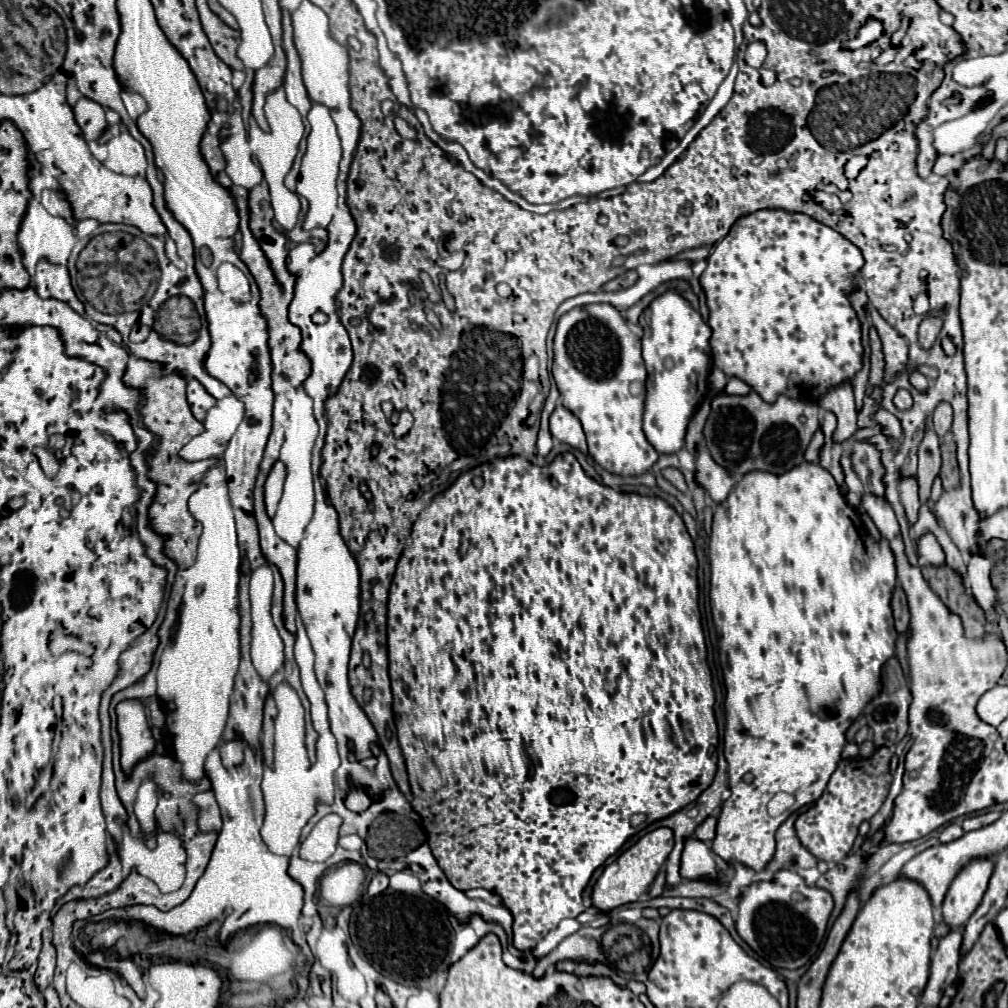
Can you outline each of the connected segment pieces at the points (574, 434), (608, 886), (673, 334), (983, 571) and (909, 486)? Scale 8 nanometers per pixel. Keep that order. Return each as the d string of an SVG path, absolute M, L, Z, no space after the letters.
M560 403L556 405L554 413L550 415L550 433L558 441L568 443L568 445L580 449L582 453L588 453L586 437L584 437L580 421L564 405L560 405Z
M658 827L650 833L646 833L644 837L640 837L632 847L628 847L614 863L606 865L606 869L602 871L602 875L596 881L594 891L592 891L594 907L598 907L602 911L610 911L620 905L628 905L628 903L638 901L640 895L646 893L648 887L652 885L656 873L660 871L662 863L670 855L672 847L674 847L674 833L668 827Z
M666 291L656 297L640 317L644 329L642 357L646 361L646 405L644 435L658 453L678 453L684 447L684 435L698 403L708 395L710 373L710 327L702 321L678 293Z
M972 555L968 563L968 575L966 583L970 593L976 597L978 605L984 609L988 621L996 619L994 603L996 603L996 591L990 587L990 561L982 559L982 555Z
M900 477L900 501L906 509L908 521L914 523L914 519L918 519L918 507L920 507L918 483L914 477Z

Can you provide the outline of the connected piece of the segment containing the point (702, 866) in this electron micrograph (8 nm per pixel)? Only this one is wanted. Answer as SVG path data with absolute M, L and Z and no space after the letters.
M696 837L684 839L684 851L680 857L680 875L688 881L714 881L718 879L718 869L710 851L710 845L706 841L700 841Z

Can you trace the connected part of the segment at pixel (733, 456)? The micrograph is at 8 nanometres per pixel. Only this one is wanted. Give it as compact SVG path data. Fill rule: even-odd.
M754 391L742 397L716 393L710 407L712 411L704 427L706 445L714 461L726 467L734 477L742 477L750 471L770 471L776 475L790 471L804 461L804 451L820 427L816 403L802 403L786 395L780 395L776 403L766 403ZM800 417L808 417L808 421L804 423Z

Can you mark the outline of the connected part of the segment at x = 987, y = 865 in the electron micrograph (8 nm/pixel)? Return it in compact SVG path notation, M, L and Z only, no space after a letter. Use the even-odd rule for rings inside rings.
M974 859L954 877L942 903L942 919L950 929L964 927L976 911L986 893L992 869L990 859Z

